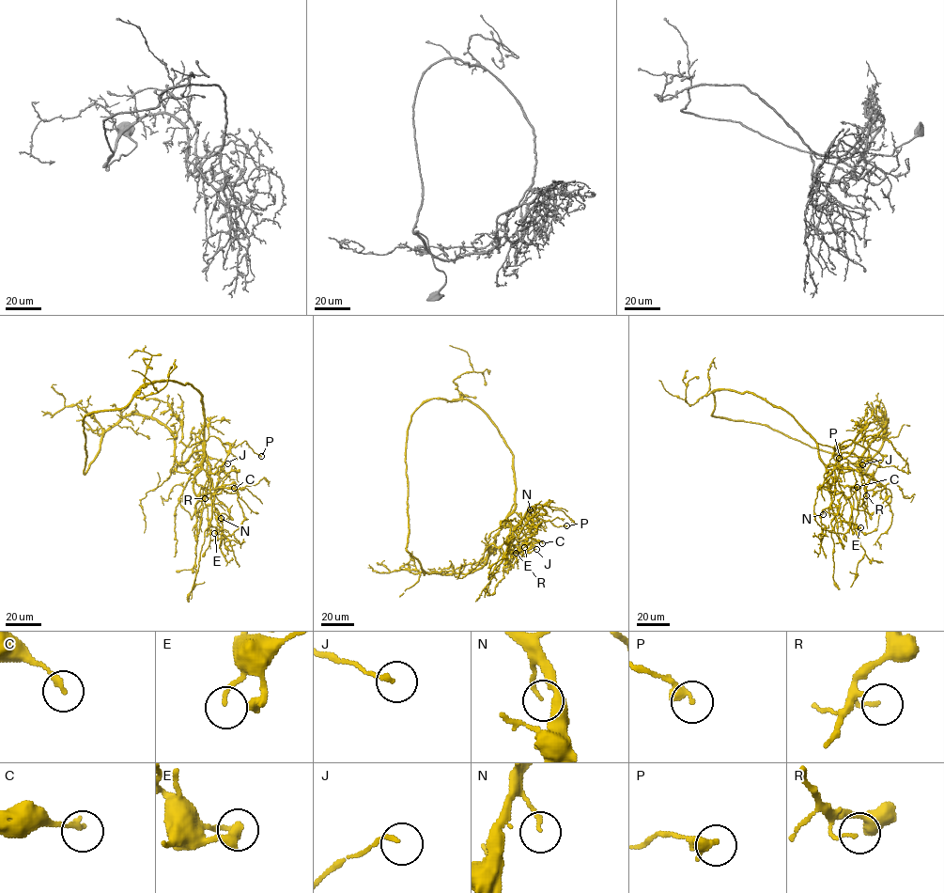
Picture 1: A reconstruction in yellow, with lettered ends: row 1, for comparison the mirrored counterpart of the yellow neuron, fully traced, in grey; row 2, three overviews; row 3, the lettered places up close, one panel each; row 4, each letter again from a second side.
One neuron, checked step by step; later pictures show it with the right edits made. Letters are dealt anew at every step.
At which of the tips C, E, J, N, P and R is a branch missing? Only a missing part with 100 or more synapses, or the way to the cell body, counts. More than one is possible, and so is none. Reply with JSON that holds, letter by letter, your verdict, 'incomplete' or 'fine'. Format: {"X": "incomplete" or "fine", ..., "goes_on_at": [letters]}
{"C": "fine", "E": "fine", "J": "fine", "N": "fine", "P": "fine", "R": "fine", "goes_on_at": []}

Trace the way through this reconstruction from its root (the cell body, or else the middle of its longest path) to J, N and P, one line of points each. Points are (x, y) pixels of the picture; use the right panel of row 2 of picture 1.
J: (804, 429), (816, 443), (819, 458), (827, 466), (839, 465), (840, 461), (849, 456), (869, 456), (862, 464)
N: (804, 429), (816, 443), (819, 458), (827, 473), (827, 490), (831, 493), (831, 503), (822, 510), (823, 514)
P: (804, 429), (816, 443), (819, 458), (828, 476), (827, 466), (836, 444), (840, 450), (839, 458)

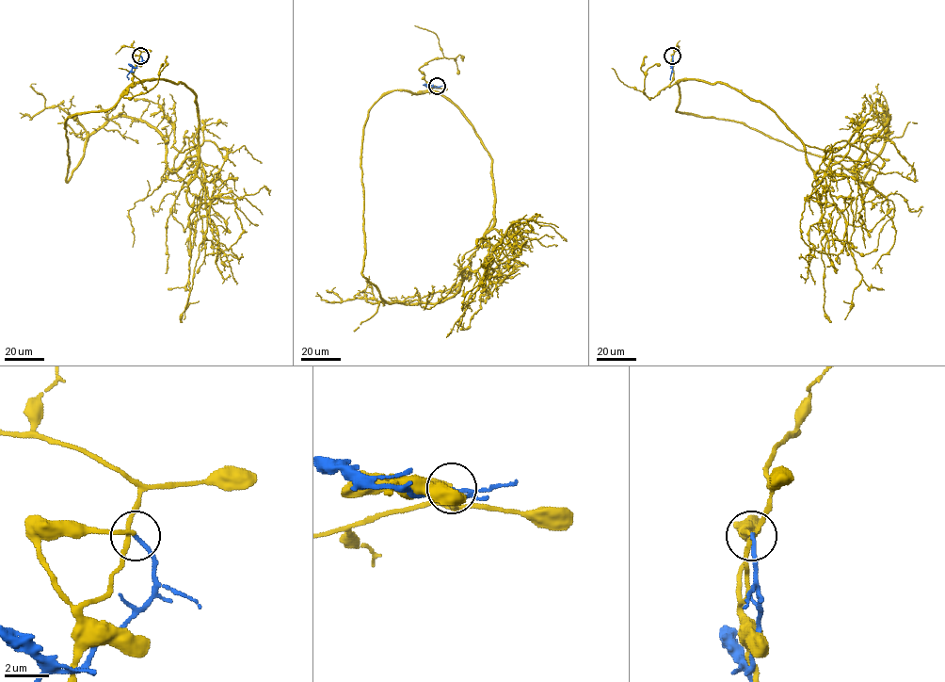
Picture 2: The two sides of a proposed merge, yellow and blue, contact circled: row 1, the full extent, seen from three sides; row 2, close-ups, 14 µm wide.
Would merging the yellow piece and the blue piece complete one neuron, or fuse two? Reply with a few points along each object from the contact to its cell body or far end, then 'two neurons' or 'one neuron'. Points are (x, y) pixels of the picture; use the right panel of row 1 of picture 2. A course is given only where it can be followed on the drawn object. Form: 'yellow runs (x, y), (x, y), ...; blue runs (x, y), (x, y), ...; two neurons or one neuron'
yellow runs (672, 56), (670, 86), (728, 84), (808, 146), (836, 152), (857, 127), (856, 170), (894, 209), (876, 247); blue runs (672, 56), (670, 79); two neurons

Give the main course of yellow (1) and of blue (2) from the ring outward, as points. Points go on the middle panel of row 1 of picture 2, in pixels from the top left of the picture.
1: (436, 86), (428, 85), (458, 108), (491, 159), (494, 218), (462, 282), (463, 269), (426, 309), (428, 291)
2: (436, 86), (424, 84)

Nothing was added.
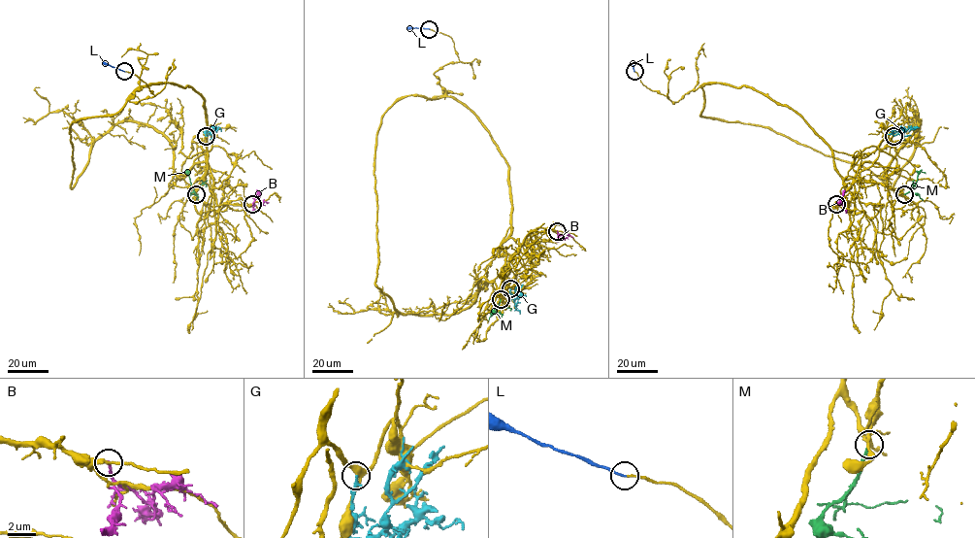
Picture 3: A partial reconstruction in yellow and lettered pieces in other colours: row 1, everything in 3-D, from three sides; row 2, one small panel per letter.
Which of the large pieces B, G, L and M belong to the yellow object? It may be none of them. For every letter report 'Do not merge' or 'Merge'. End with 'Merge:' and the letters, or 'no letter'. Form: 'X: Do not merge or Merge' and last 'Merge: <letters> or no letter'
B: Do not merge
G: Do not merge
L: Merge
M: Do not merge
Merge: L

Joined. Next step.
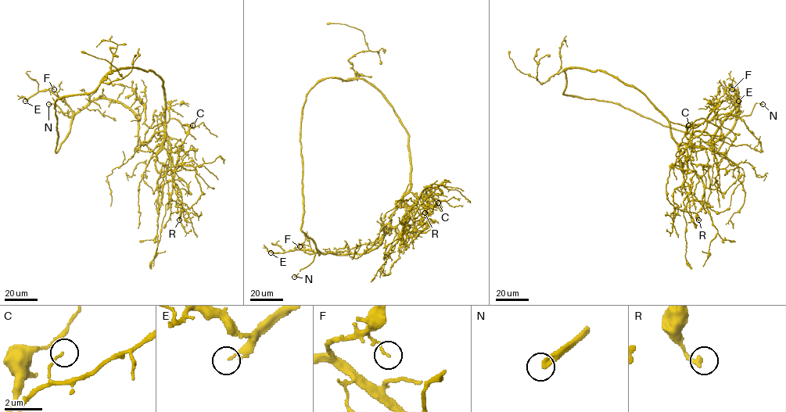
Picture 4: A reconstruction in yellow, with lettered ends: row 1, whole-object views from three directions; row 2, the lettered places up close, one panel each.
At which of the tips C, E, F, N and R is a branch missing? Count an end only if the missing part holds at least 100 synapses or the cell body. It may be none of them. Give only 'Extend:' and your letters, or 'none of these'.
Extend: E, N

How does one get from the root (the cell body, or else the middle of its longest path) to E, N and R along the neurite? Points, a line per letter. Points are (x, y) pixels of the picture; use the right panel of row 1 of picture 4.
E: (649, 99), (671, 122), (692, 127), (714, 107), (723, 120), (740, 98), (739, 112), (736, 90), (738, 101)
N: (649, 99), (671, 122), (692, 127), (714, 107), (723, 120), (740, 98), (739, 117), (762, 104)
R: (649, 99), (669, 123), (679, 151), (687, 197), (690, 200), (702, 202), (697, 213), (698, 220)

